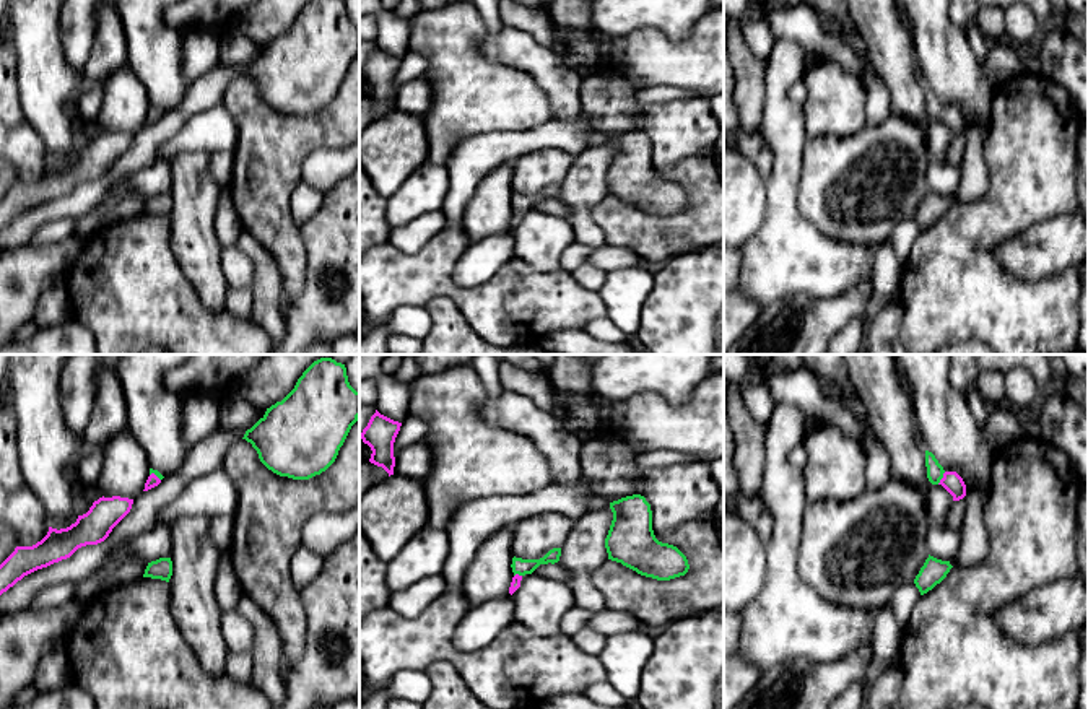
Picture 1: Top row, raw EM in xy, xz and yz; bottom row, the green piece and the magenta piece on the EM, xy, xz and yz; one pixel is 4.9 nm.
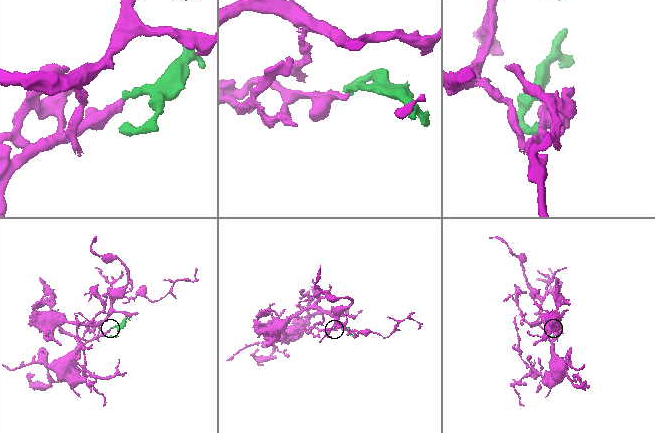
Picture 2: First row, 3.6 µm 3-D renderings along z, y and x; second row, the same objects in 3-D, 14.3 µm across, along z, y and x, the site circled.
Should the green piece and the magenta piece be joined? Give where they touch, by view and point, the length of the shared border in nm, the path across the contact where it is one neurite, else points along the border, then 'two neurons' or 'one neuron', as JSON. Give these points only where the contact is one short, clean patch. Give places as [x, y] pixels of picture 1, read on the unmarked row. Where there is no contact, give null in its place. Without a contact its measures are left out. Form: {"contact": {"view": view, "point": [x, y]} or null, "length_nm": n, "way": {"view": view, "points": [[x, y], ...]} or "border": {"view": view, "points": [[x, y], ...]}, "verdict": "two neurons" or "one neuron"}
{"contact": {"view": "yz", "point": [942, 113]}, "length_nm": 80, "way": {"view": "yz", "points": [[935, 108], [942, 113], [952, 117]]}, "verdict": "one neuron"}

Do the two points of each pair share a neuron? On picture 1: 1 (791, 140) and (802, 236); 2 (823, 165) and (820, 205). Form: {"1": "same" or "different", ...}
{"1": "same", "2": "same"}

